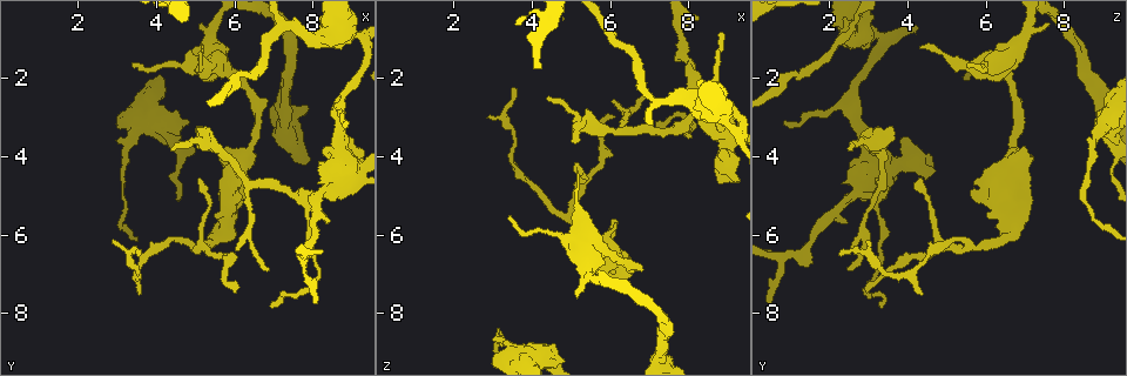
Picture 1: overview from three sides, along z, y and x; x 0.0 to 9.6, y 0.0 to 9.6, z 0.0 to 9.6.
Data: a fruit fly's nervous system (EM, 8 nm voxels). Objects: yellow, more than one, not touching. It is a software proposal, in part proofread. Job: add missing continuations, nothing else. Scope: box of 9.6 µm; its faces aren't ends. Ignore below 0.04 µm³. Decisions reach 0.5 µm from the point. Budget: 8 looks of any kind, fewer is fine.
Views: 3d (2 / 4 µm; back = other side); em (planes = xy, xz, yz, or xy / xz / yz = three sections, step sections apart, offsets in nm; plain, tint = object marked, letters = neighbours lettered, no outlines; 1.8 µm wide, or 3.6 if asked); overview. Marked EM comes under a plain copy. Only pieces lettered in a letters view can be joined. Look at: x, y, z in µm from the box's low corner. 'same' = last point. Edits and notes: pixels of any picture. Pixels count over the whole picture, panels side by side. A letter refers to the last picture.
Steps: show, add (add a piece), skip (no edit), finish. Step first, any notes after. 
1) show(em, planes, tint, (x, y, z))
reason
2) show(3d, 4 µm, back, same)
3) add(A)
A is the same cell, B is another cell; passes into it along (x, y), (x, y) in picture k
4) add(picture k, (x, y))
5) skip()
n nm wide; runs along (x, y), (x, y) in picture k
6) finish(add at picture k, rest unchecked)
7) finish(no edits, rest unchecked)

show(em, planes, letters, (9.00, 4.50, 4.55))
branch stops here

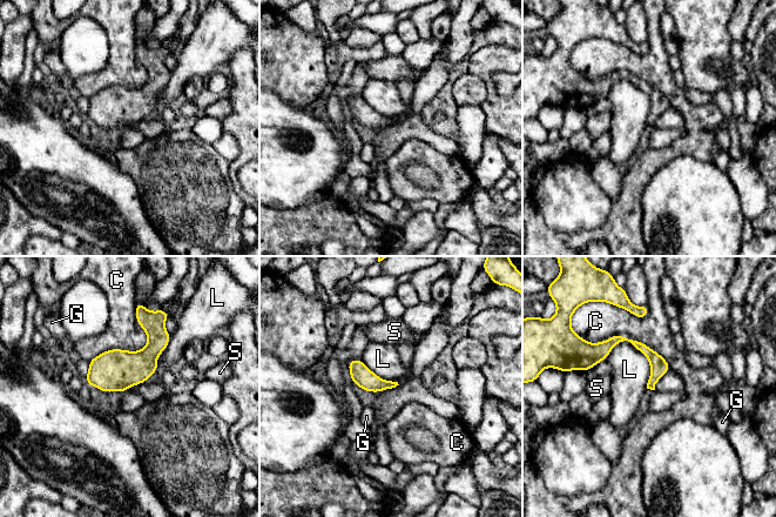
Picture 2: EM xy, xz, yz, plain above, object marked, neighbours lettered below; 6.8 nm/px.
skip()
C, G, L and S are other cells; runs along (588, 363), (628, 338), (666, 368) in picture 2; none of them fits

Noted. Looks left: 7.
show(em, yz, step 4, letters, (5.30, 3.75, 3.15))
sharp bend

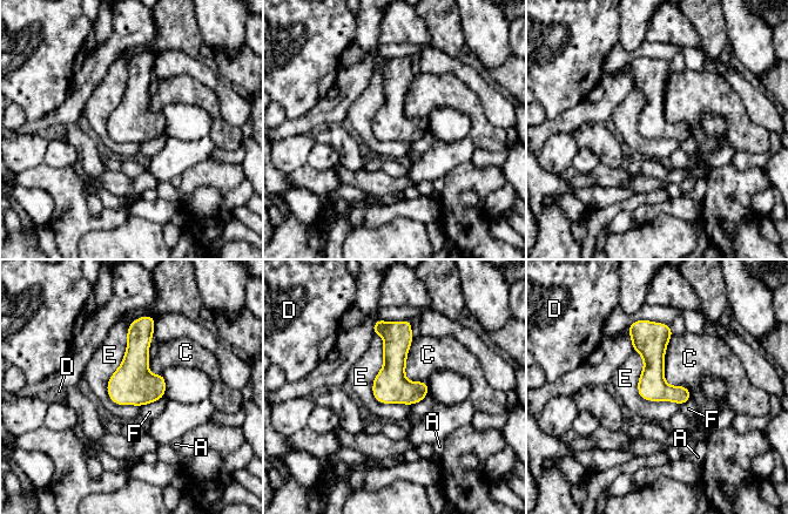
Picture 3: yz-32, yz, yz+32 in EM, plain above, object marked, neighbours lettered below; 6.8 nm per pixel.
skip()
A, C, D, E and F are other cells; border along (134, 319), (107, 394), (139, 407) in picture 3; no lettered piece goes on from it

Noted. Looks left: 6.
show(em, 3.6 µm, planes, tint, (4.55, 3.45, 8.85))
an open end

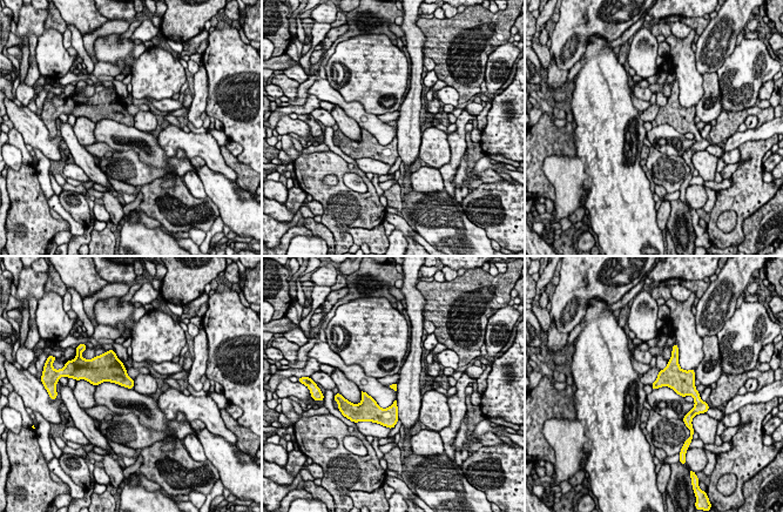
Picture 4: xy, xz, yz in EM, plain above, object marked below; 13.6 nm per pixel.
show(em, 3.6 µm, planes, letters, same)
what lies round it

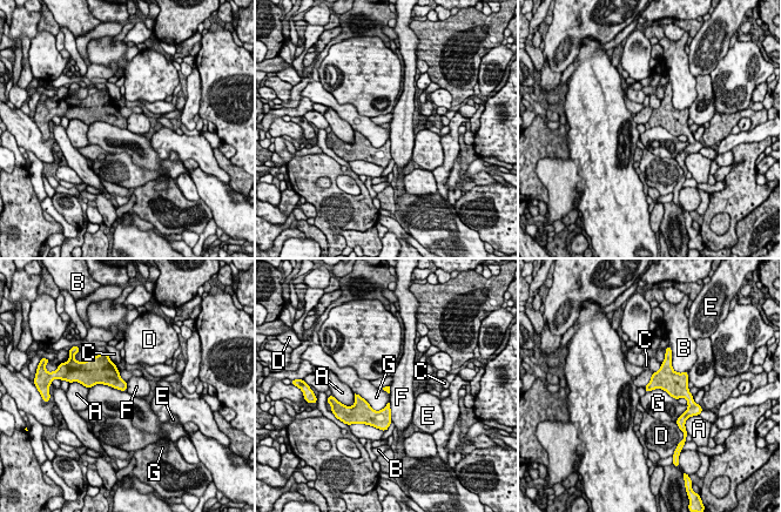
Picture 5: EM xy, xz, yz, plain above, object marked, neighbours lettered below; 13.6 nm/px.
skip()
A, B, C, D, E, F and G are other cells; border along (88, 388), (107, 384), (126, 391) in picture 5; none of them fits

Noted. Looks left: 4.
finish(no edits, rest unchecked)

